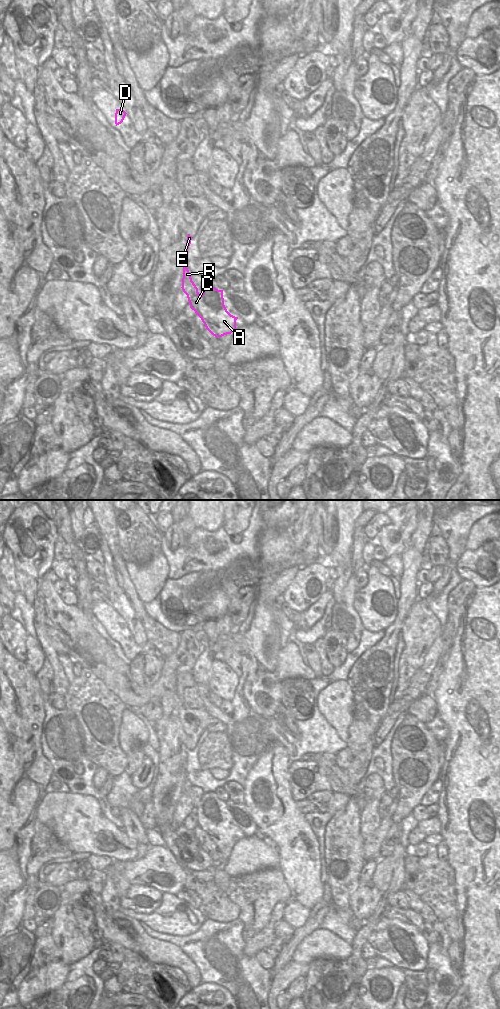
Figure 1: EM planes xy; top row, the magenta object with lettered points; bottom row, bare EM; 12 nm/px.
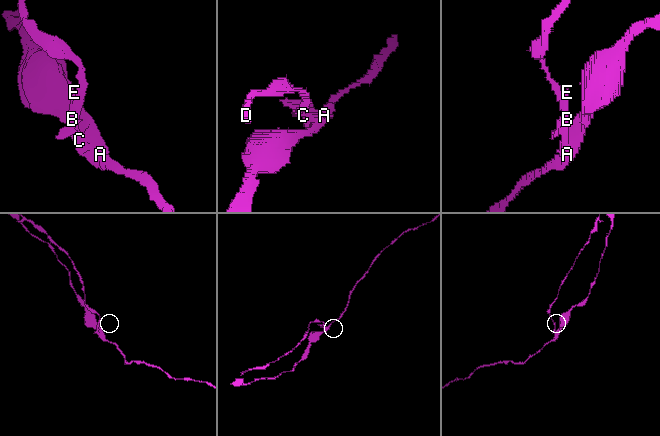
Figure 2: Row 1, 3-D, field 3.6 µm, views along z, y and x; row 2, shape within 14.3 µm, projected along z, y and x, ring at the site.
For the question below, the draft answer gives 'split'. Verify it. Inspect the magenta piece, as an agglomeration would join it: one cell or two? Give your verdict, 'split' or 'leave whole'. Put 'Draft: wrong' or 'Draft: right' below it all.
split
Draft: right

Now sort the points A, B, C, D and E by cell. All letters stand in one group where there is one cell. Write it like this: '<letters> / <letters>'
A C / B D E

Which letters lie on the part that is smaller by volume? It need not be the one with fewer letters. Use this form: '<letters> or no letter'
B, D, E

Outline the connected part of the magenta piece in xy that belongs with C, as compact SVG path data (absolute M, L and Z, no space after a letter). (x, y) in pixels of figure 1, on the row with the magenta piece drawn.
M195 285L193 295L187 296L190 308L201 318L206 329L215 337L231 334L236 330L238 317L231 315L225 305L223 290L218 290L209 285L199 295Z

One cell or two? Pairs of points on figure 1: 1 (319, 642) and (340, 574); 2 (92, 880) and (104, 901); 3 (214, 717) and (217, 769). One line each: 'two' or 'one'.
1: one
2: one
3: two

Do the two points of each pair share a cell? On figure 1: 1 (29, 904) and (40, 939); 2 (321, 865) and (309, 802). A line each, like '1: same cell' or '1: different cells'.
1: different cells
2: same cell

